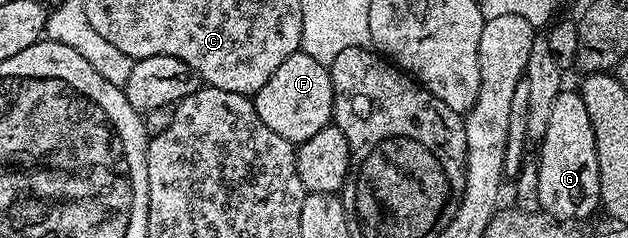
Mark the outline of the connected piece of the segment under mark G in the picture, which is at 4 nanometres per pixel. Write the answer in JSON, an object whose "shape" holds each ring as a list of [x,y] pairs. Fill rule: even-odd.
{"shape":[[[579,90],[561,91],[554,110],[550,112],[550,125],[546,125],[546,137],[539,140],[538,177],[534,180],[536,195],[540,198],[539,210],[554,215],[561,221],[588,219],[600,206],[600,174],[598,153],[594,141],[594,125],[590,125],[590,113],[586,113],[586,101]]]}

